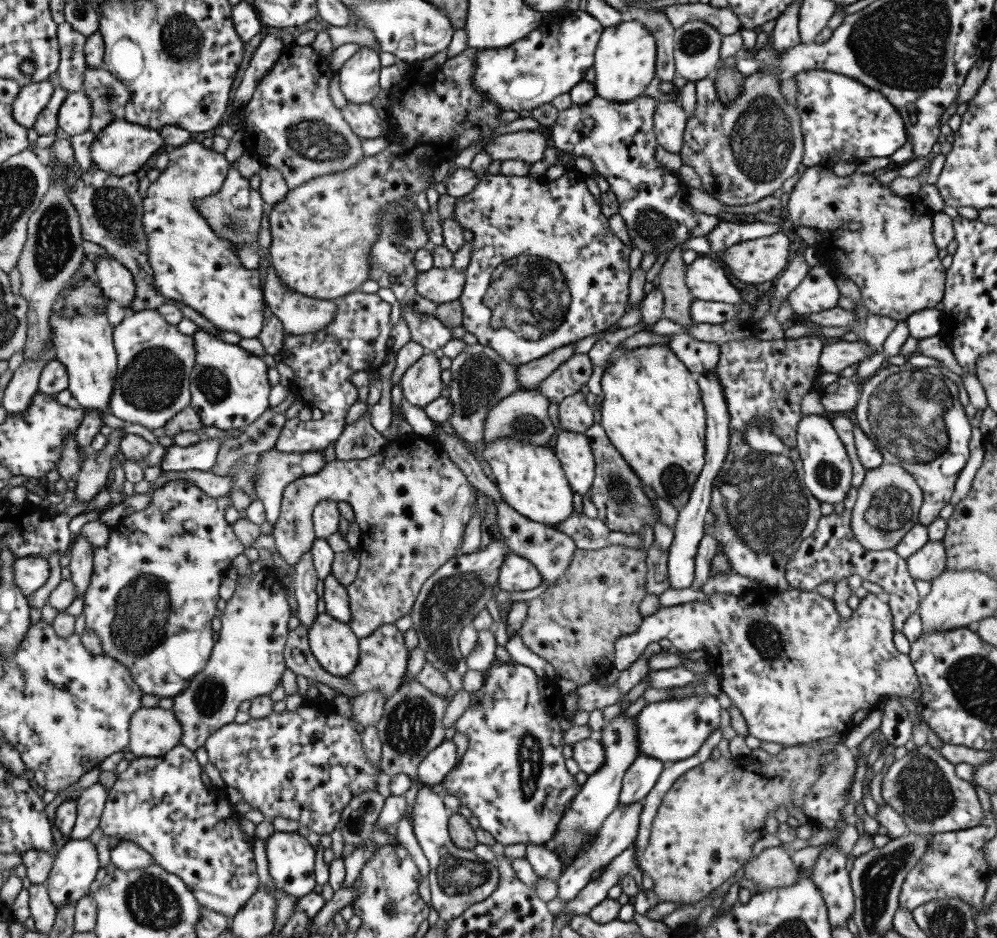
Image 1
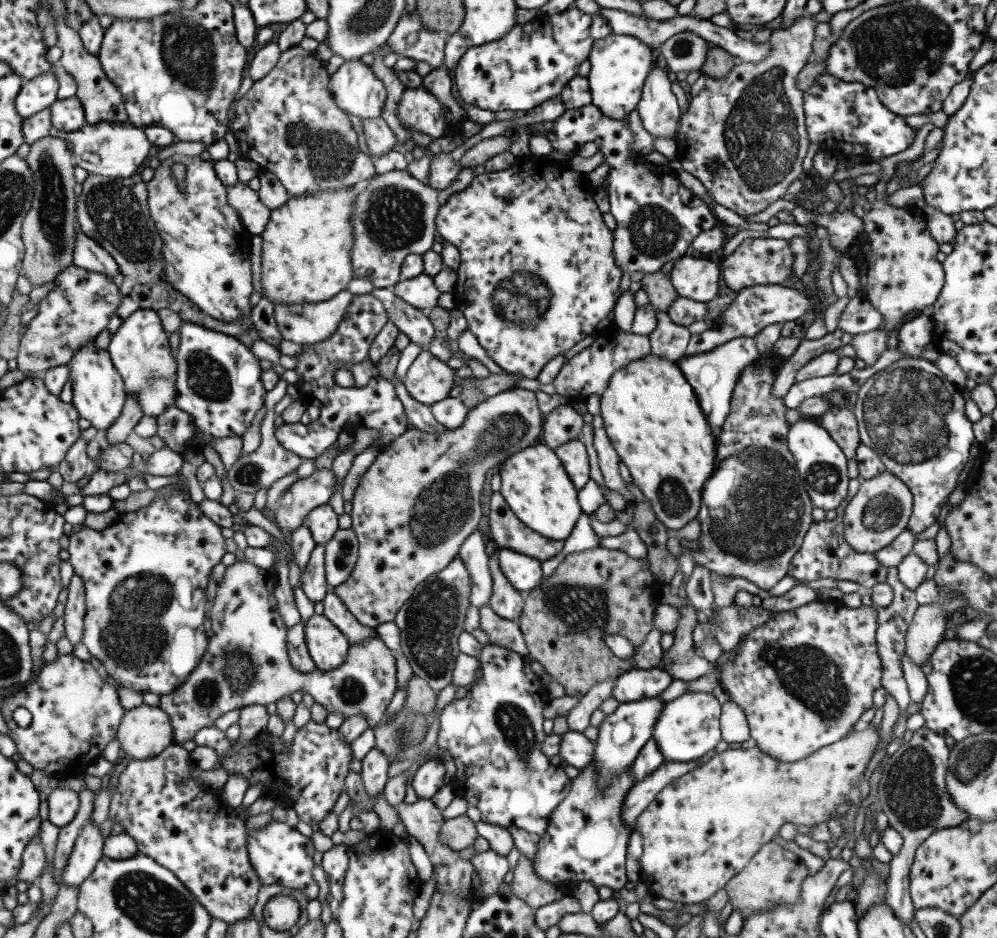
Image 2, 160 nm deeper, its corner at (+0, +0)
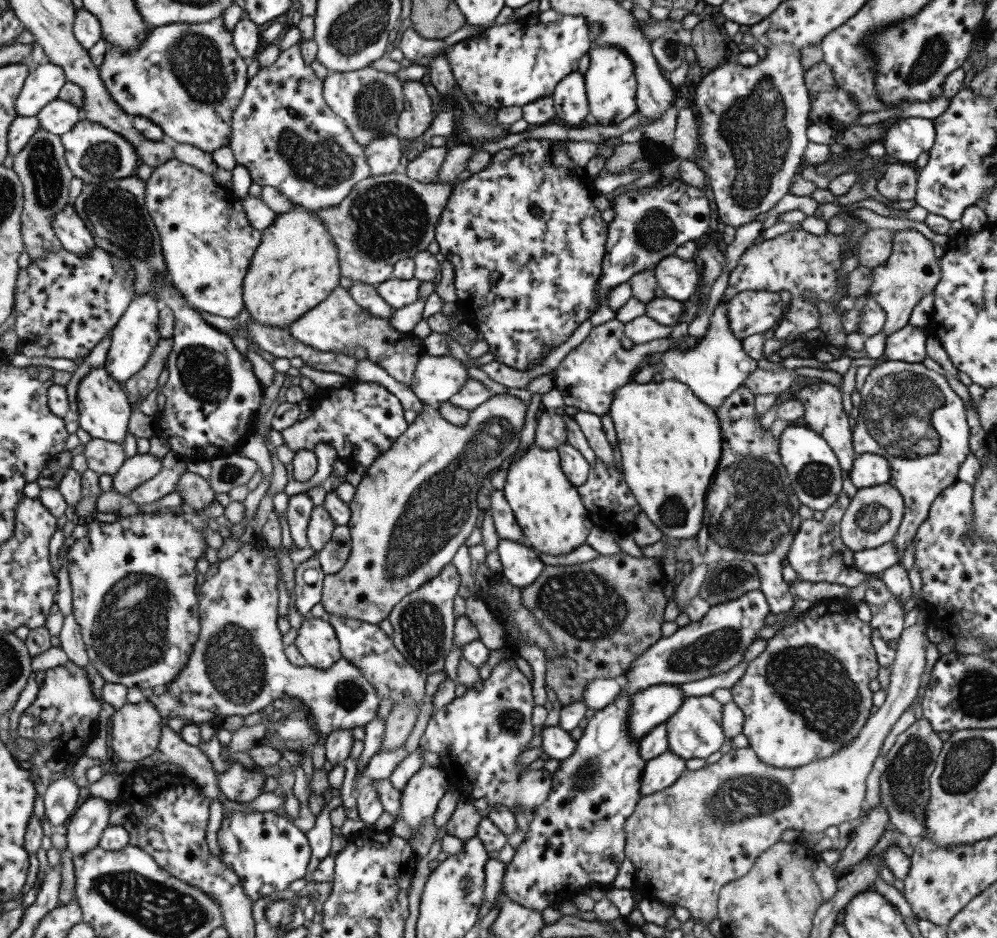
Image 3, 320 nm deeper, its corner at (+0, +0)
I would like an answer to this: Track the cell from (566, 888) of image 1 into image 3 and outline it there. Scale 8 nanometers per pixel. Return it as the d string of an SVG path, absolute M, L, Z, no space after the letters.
M669 750L646 760L640 780L640 796L663 790L685 769L684 760Z

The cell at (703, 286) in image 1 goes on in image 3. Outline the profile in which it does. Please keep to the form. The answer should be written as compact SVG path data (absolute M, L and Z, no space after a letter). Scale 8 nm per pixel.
M674 254L669 255L658 260L651 270L657 288L673 300L691 298L700 285L700 266L692 259L681 260Z

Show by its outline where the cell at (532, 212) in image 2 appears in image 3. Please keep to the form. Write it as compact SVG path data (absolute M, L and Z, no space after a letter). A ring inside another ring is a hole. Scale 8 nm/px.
M547 139L521 140L512 148L501 149L490 156L488 165L483 170L471 173L463 181L454 181L453 190L449 198L444 202L443 210L434 228L434 239L438 244L438 252L448 258L453 269L454 293L458 298L460 306L460 322L481 332L482 340L488 344L488 350L495 355L493 360L514 368L515 370L529 370L536 362L547 356L547 354L559 344L567 340L573 330L587 320L599 307L594 290L601 272L601 261L605 252L605 241L607 236L607 223L602 221L600 211L591 203L594 189L593 180L585 173L585 169L567 156L566 141L553 141ZM532 207L541 212L537 217L531 213ZM521 256L521 258L515 258ZM490 272L499 272L500 277L496 283L489 286L487 276Z

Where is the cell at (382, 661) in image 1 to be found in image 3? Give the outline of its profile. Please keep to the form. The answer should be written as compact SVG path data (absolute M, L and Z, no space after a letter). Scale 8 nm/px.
M259 539L254 543L247 542L247 544L241 544L238 550L223 561L217 561L209 563L207 571L204 573L203 583L200 584L198 588L198 594L196 595L198 600L197 612L198 612L198 623L199 632L197 635L197 640L193 643L192 649L190 650L187 662L185 663L185 668L177 674L177 678L169 684L166 693L161 693L160 691L154 691L153 693L147 695L146 700L148 700L158 711L161 718L166 717L167 719L173 718L175 716L187 717L191 719L191 722L185 724L200 724L205 721L209 721L214 716L221 716L225 718L227 716L247 716L253 712L257 712L271 704L276 698L283 698L282 696L288 695L288 698L298 698L303 703L306 703L306 708L308 708L311 716L314 718L316 724L316 734L321 736L322 734L329 734L334 730L345 730L346 728L352 729L355 727L361 727L373 717L376 716L377 709L380 705L380 700L376 697L375 689L372 684L361 675L361 671L353 666L352 662L344 660L343 658L334 662L327 669L315 669L309 666L293 666L284 655L284 648L281 645L282 635L277 630L277 625L275 622L277 620L277 575L279 568L279 559L276 555L276 550L271 547L267 547L264 542Z

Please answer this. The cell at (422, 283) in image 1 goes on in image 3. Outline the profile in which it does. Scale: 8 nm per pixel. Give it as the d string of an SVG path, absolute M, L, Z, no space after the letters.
M415 277L409 279L387 279L376 285L377 294L386 302L391 308L397 310L398 308L407 306L418 297L419 281Z

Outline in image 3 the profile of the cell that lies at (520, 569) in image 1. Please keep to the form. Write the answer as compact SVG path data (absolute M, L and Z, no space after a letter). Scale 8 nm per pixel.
M503 538L498 540L496 552L501 563L500 574L509 581L509 584L519 589L531 584L541 574L545 564L526 545Z

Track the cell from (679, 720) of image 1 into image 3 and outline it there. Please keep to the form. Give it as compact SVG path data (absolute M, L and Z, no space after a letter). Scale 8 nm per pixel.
M711 695L684 697L682 705L663 724L666 726L668 750L684 761L689 758L707 758L717 752L726 738L721 728L722 704Z

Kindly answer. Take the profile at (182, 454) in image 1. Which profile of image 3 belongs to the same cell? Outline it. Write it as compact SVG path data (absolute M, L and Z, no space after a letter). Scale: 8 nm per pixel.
M148 453L136 454L131 458L125 458L121 468L113 474L111 486L115 492L128 496L129 490L157 476L162 468L163 460L150 456Z

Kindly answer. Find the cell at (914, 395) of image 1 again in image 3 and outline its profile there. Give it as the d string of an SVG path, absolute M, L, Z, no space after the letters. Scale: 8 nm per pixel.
M886 360L871 368L865 377L861 390L858 391L861 402L857 410L856 422L852 427L852 444L856 455L872 453L885 458L889 464L888 483L898 490L903 501L902 519L895 536L890 541L896 552L899 552L899 562L902 553L907 548L917 532L921 522L927 518L931 503L937 495L957 479L957 470L965 456L969 454L969 430L965 420L965 409L947 384L944 375L927 369L921 362L901 362Z

